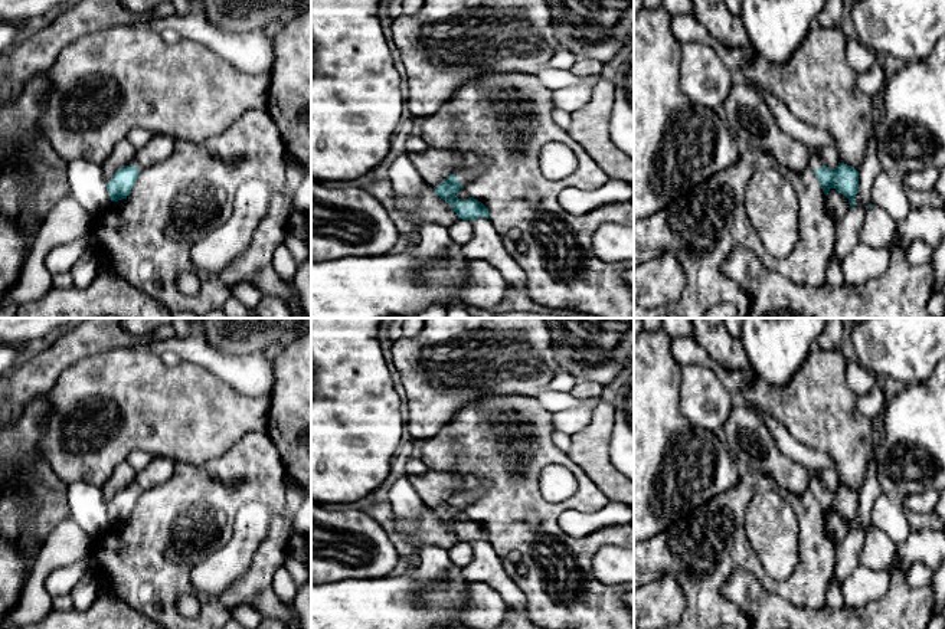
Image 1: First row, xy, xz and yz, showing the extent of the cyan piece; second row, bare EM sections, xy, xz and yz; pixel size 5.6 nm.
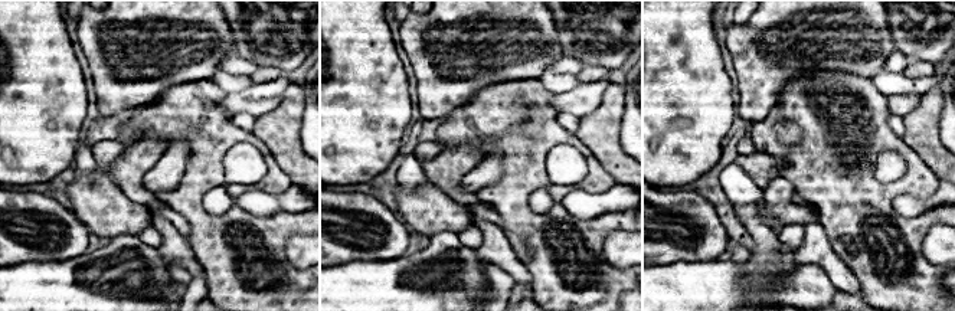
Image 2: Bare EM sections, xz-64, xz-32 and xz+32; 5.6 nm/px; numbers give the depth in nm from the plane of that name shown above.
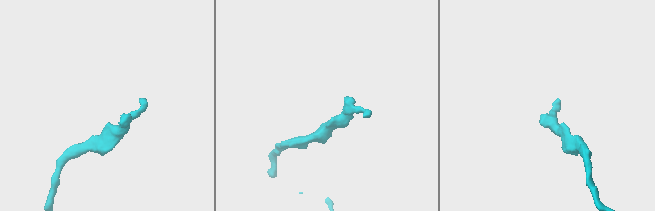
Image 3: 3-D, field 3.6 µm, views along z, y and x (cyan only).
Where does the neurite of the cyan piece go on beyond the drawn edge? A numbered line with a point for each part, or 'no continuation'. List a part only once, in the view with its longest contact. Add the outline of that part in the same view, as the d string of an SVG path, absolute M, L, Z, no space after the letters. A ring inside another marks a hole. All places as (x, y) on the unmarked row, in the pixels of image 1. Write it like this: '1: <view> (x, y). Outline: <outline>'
1: xz (464, 498). Outline: M480 485L475 489L455 494L454 498L458 501L461 508L464 510L471 501L477 499L483 494L484 485Z

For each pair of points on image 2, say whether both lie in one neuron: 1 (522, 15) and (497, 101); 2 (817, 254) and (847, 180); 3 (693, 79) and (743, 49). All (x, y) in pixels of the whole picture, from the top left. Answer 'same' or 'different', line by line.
1: different
2: different
3: different

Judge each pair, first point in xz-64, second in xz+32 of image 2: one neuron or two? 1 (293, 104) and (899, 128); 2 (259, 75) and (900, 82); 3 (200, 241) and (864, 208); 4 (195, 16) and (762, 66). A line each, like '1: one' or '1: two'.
1: two
2: two
3: one
4: one

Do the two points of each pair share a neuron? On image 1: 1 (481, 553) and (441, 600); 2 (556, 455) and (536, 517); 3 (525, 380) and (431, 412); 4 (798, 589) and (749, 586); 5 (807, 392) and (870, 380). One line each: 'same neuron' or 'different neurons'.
1: different neurons
2: same neuron
3: same neuron
4: different neurons
5: different neurons

